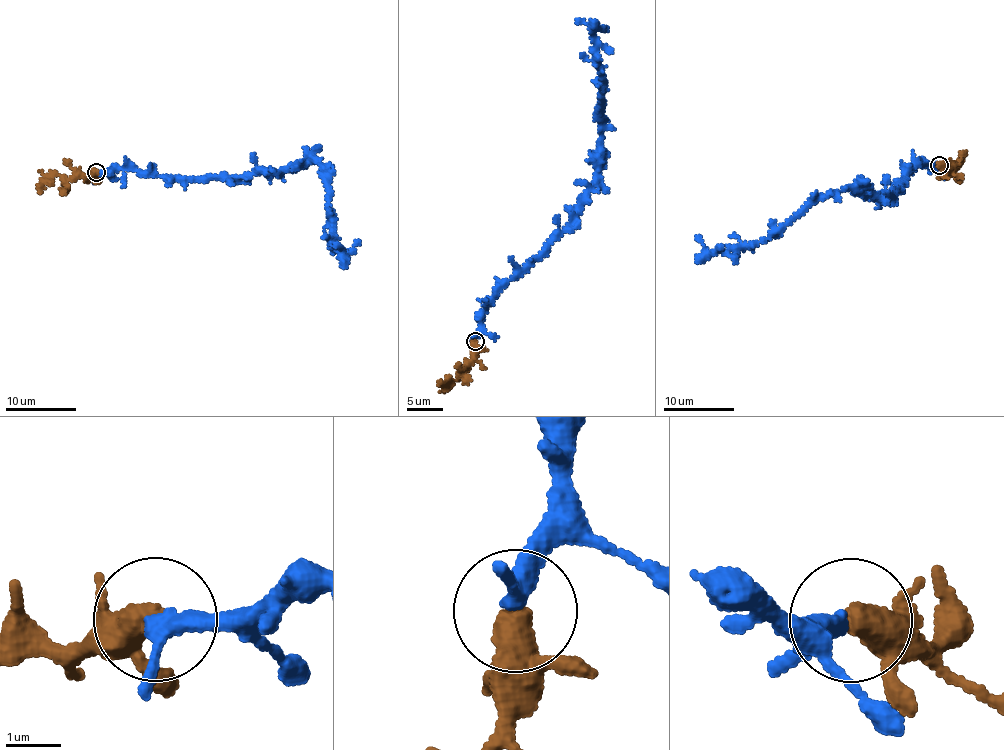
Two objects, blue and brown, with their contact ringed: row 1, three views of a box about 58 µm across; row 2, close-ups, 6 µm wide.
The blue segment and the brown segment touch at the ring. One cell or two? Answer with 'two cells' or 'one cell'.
one cell

